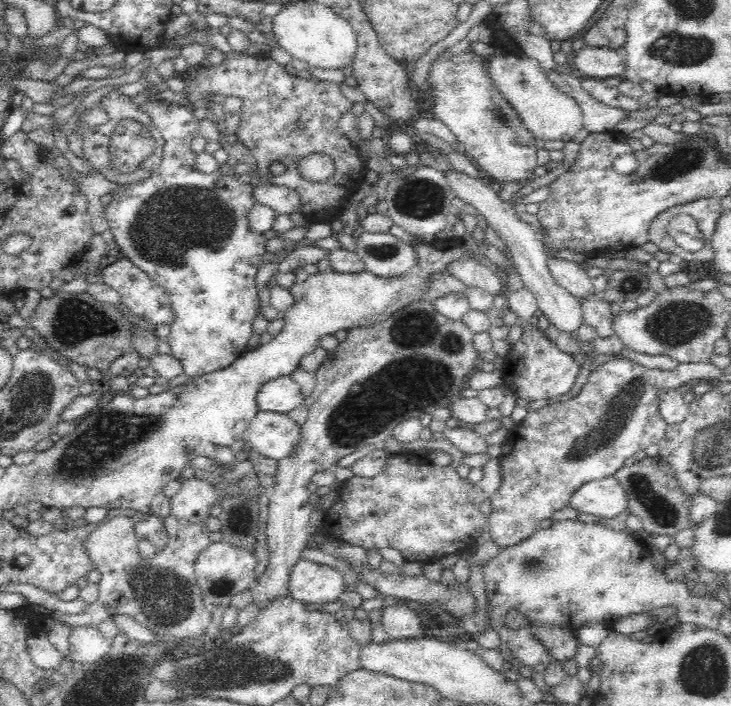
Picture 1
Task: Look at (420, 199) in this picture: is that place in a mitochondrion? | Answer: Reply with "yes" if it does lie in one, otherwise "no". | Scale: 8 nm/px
yes

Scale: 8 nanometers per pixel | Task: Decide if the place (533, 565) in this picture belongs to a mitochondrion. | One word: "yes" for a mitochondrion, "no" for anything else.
yes

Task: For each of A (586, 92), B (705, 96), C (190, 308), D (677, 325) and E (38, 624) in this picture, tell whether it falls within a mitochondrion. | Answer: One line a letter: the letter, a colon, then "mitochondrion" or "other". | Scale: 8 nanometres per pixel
A: other
B: other
C: other
D: mitochondrion
E: other

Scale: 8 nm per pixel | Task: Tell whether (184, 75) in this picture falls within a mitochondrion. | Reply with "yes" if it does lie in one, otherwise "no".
no

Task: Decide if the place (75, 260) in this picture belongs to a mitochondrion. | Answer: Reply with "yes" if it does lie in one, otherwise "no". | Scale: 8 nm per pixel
no

